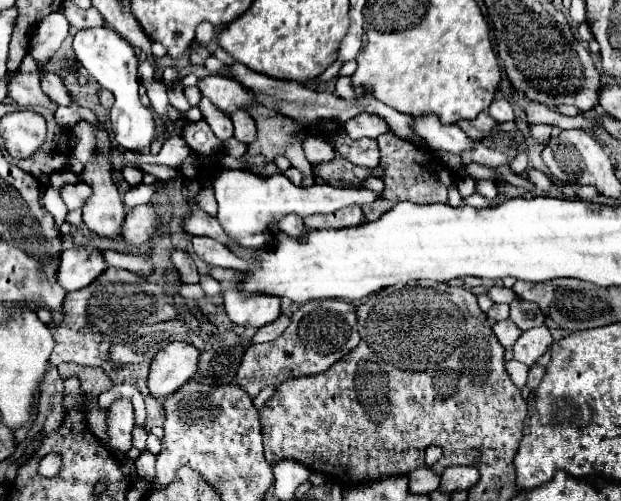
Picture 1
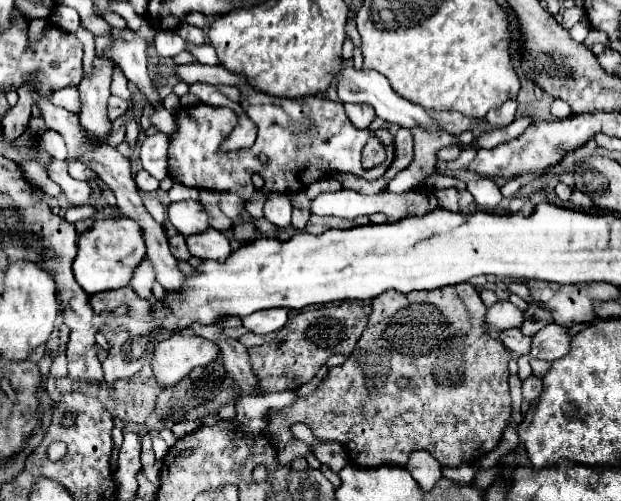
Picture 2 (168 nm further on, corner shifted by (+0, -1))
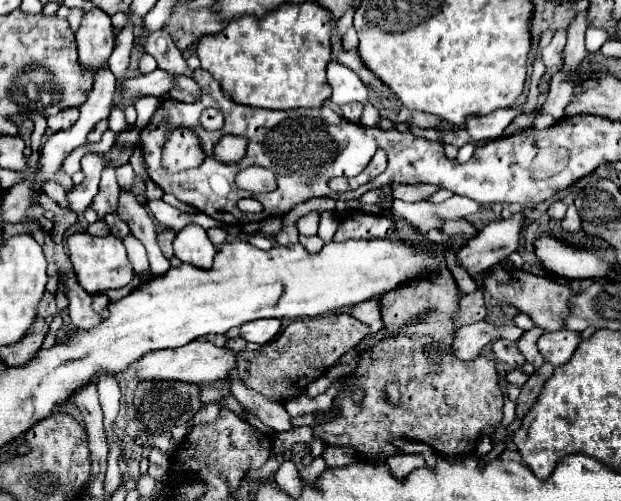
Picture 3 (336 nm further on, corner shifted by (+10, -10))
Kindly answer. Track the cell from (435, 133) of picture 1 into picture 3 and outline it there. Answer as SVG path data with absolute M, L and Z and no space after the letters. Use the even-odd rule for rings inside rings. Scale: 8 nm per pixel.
M338 62L328 64L328 84L332 86L330 100L336 106L344 106L352 102L368 104L368 88L360 80L360 76Z

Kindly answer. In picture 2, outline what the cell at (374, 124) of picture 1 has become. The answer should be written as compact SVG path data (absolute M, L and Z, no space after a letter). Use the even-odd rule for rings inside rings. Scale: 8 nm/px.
M346 103L344 107L346 107L346 115L348 115L348 119L352 121L354 127L368 129L368 125L374 119L374 109L370 105L366 105L366 103L364 105L350 105L350 103Z

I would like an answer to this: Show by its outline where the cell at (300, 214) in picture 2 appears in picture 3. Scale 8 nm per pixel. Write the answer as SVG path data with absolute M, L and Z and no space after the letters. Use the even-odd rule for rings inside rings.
M312 212L312 214L306 214L306 216L302 216L302 218L298 218L298 222L296 222L296 228L298 228L298 232L300 234L316 234L316 224L318 224L318 216L320 214L316 214L316 212Z

